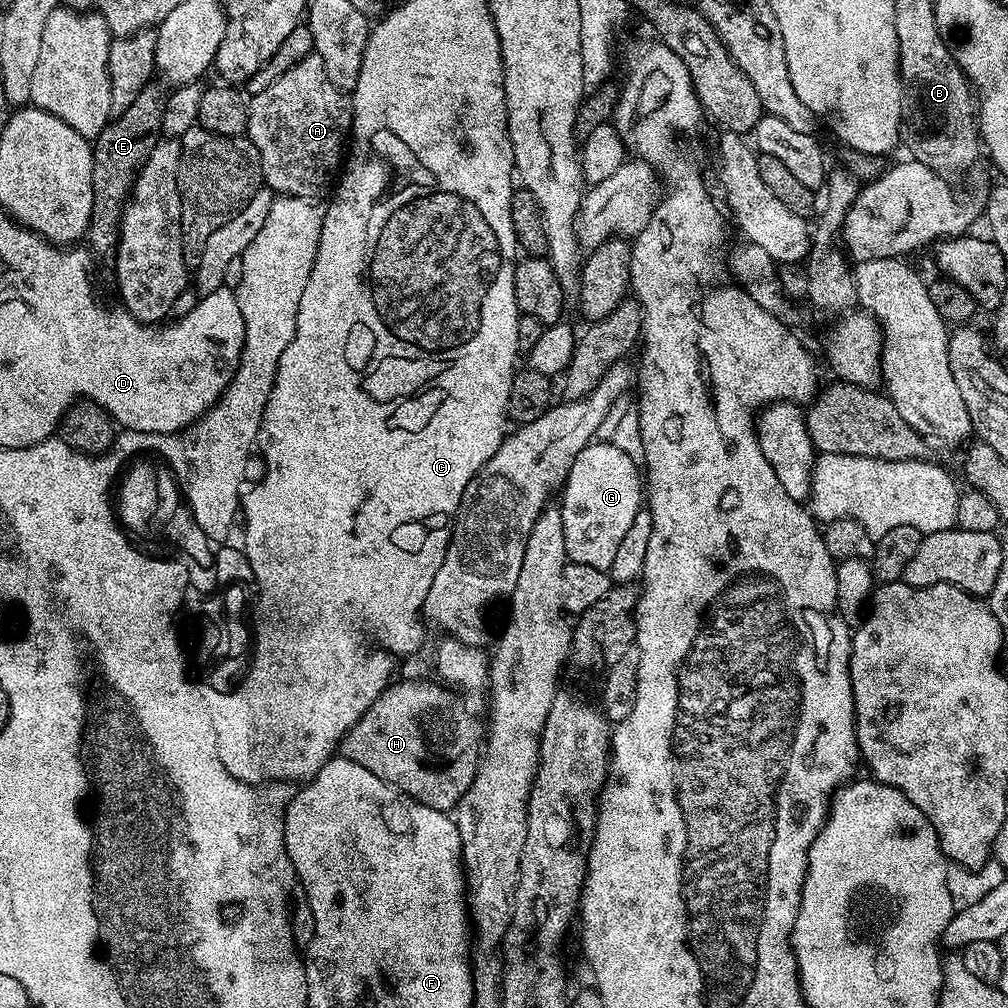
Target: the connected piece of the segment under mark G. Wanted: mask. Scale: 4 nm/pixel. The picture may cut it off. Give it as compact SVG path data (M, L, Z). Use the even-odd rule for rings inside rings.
M593 442L587 444L574 458L574 466L570 466L568 479L562 485L564 504L559 505L562 514L562 530L569 553L574 554L575 563L582 566L594 566L607 569L614 562L616 542L622 538L626 530L634 522L634 514L642 511L642 476L638 471L637 461L630 458L630 454L622 454L618 446L611 442Z

